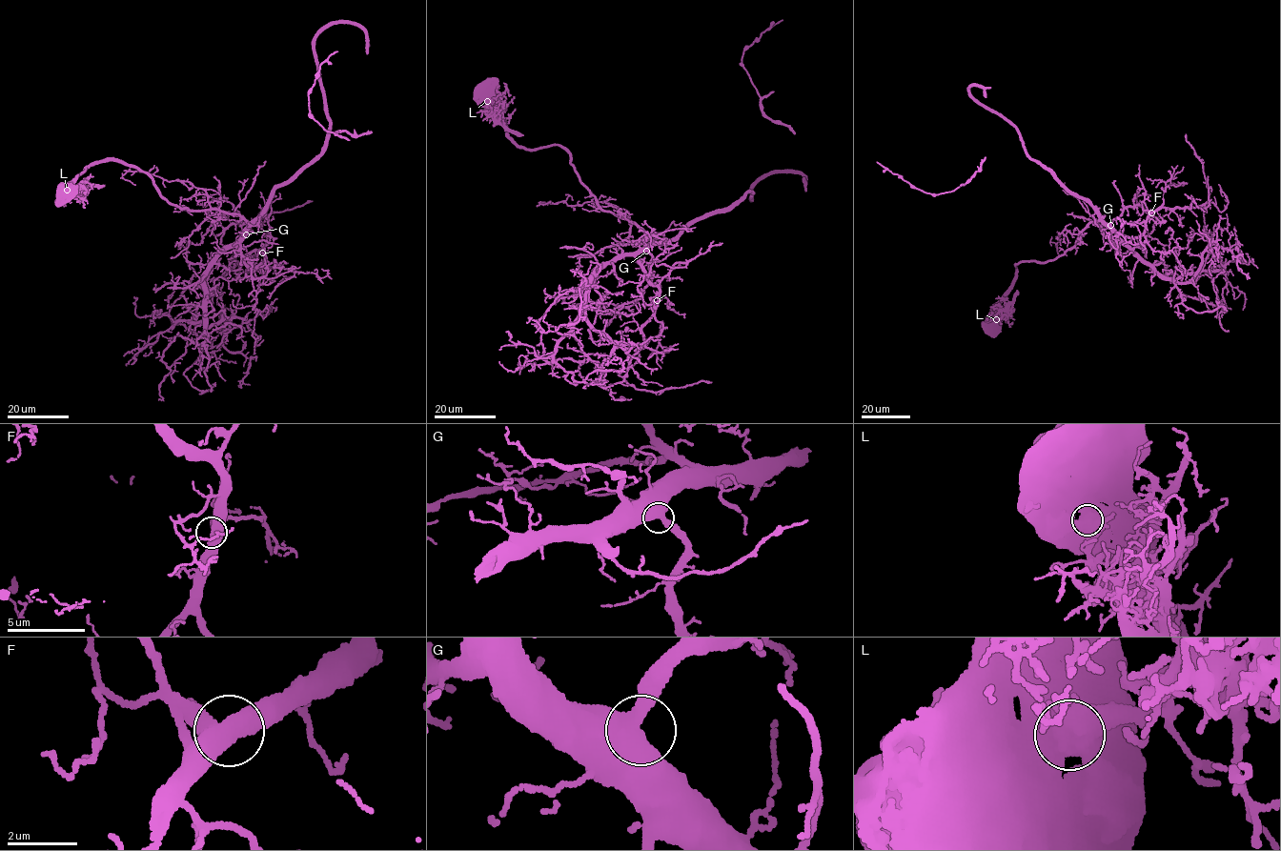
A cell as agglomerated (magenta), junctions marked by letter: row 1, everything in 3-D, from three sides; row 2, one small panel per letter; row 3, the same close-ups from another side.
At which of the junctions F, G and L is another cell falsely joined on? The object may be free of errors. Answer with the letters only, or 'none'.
L

